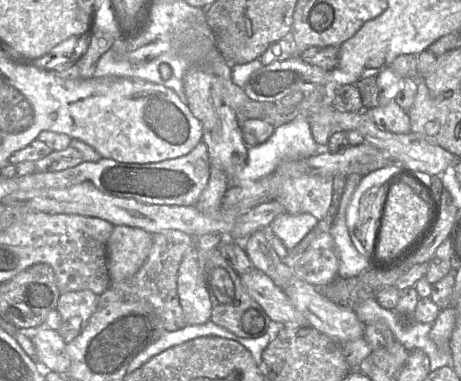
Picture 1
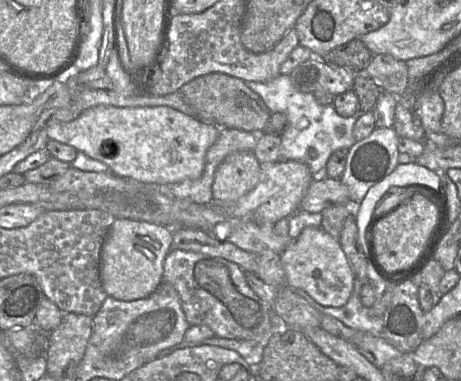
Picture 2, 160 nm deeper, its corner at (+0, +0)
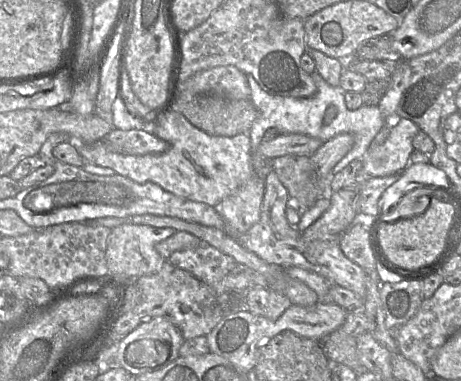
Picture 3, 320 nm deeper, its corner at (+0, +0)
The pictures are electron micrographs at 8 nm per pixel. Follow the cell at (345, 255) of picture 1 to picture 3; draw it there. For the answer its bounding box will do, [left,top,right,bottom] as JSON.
[362,118,421,177]

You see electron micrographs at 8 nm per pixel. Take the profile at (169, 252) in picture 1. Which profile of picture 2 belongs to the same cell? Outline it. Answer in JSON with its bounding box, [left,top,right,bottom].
[162,248,274,340]

